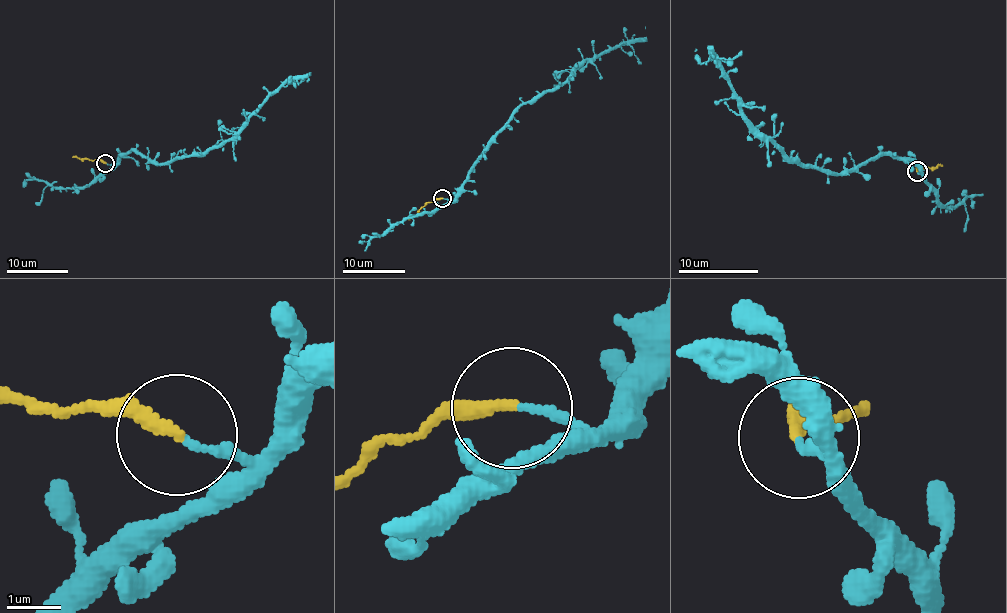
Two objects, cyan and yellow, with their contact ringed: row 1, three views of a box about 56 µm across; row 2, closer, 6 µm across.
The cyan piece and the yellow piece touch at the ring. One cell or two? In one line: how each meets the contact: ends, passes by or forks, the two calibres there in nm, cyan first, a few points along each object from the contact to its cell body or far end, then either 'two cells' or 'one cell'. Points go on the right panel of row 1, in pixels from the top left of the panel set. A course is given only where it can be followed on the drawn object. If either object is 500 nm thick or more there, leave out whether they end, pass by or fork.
cyan ends | yellow ends | 150/240 nm | cyan via (918, 172), (891, 155), (877, 154), (839, 173), (791, 161), (747, 118), (741, 98), (711, 54), (695, 51) | yellow via (918, 172), (943, 164) | two cells

